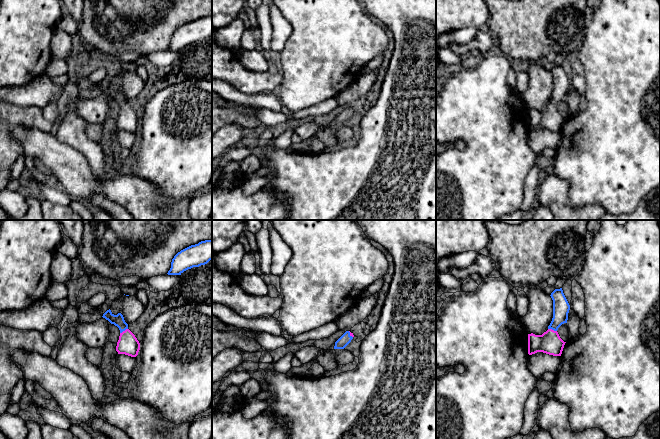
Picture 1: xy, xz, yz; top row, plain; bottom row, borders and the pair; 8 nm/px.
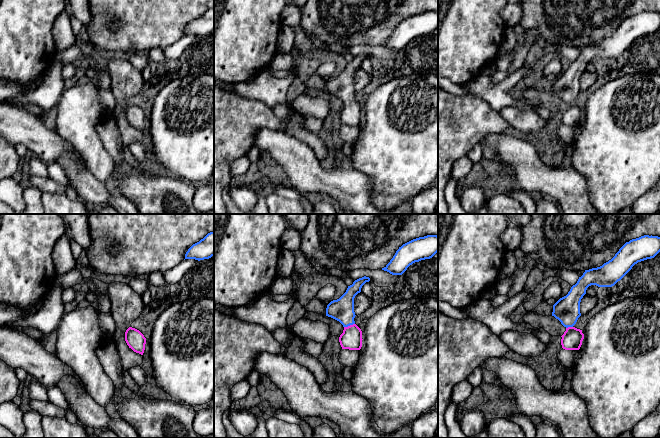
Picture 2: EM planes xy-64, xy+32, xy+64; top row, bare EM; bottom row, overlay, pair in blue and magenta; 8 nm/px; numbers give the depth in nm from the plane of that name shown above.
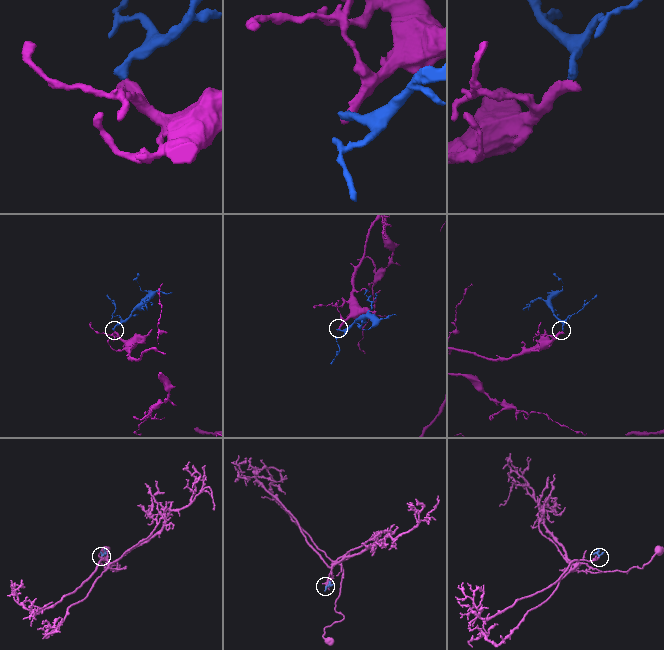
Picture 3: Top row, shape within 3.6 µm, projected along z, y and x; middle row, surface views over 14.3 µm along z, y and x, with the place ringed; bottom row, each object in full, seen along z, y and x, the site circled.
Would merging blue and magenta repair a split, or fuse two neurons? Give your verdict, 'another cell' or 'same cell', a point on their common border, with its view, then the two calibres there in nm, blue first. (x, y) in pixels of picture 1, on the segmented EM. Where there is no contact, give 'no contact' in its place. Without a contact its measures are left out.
same cell | yz (552, 329) | 140/180 nm

